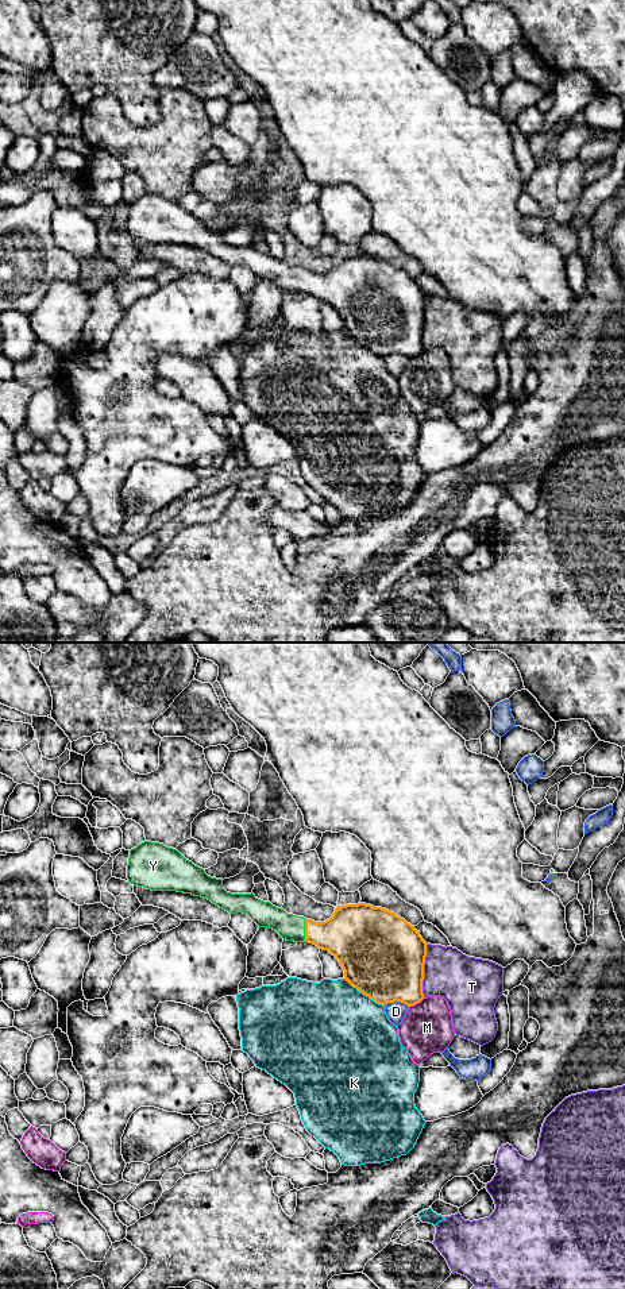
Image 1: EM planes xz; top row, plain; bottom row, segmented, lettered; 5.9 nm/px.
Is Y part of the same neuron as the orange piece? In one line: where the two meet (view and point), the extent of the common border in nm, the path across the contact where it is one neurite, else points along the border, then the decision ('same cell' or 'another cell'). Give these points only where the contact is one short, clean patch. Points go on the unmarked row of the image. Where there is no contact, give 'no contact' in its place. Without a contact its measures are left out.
xz (305, 282) | 140 nm | same cell

